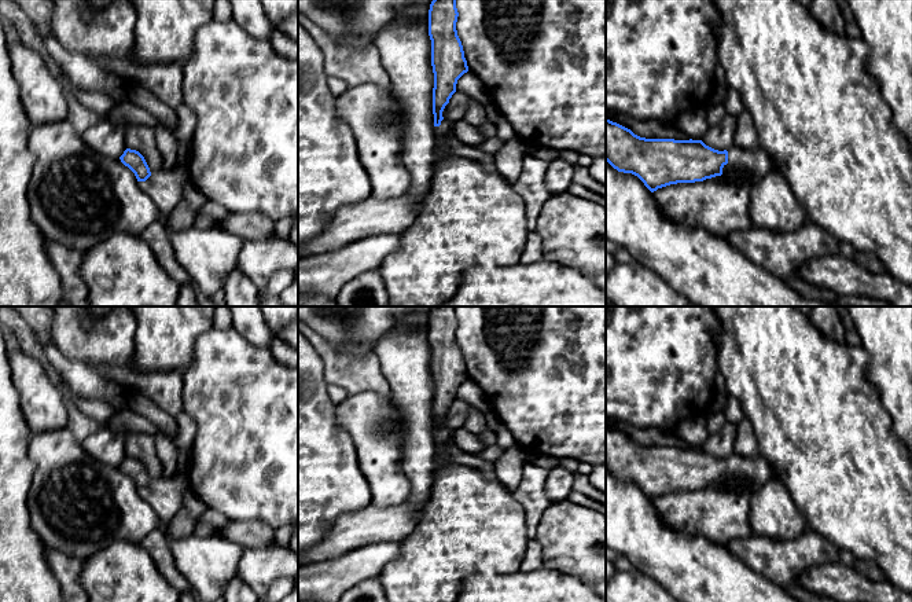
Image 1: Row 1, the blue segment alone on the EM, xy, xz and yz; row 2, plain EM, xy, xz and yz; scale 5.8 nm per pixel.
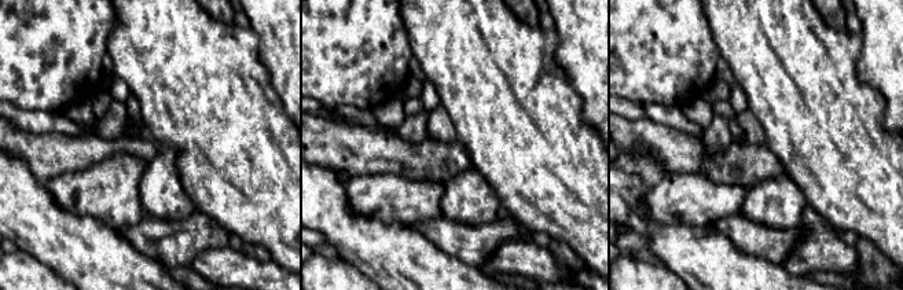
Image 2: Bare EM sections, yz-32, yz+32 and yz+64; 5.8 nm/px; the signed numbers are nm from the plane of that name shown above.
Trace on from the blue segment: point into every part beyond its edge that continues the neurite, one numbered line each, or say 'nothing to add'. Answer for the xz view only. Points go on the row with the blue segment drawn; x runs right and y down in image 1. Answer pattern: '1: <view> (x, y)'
1: xz (444, 131)

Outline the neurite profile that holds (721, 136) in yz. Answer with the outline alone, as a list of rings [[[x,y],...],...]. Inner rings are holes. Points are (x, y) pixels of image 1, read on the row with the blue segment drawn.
[[[727,113],[717,125],[709,126],[702,142],[718,151],[728,150],[735,143],[736,122],[738,118]]]

